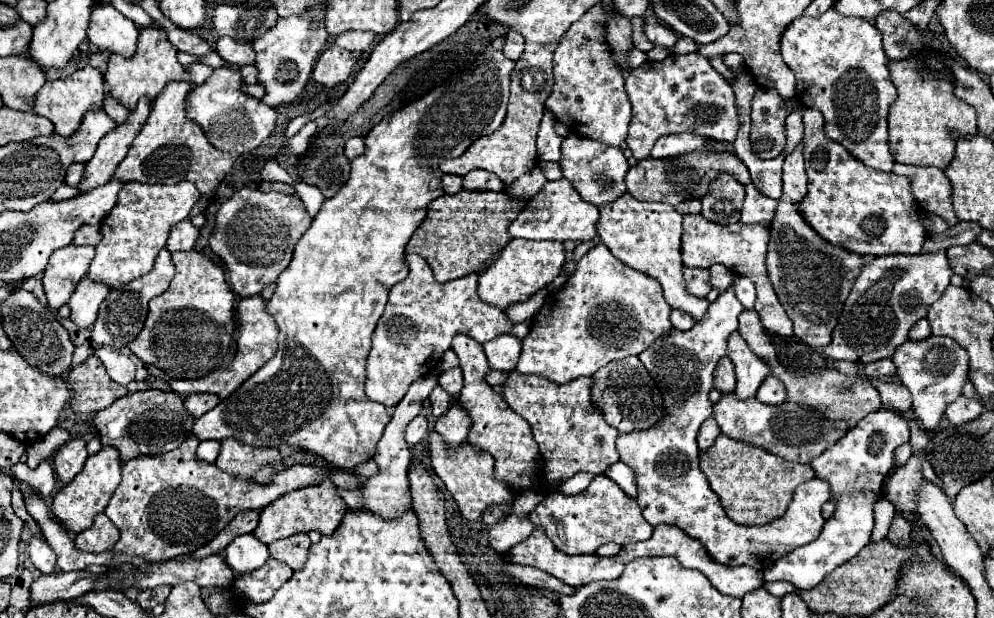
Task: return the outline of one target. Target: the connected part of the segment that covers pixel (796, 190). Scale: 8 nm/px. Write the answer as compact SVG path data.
M798 145L784 159L784 189L778 199L776 217L770 225L770 243L766 269L768 277L774 285L774 291L786 309L788 317L794 323L794 335L804 343L822 351L832 341L832 331L838 323L844 301L860 275L860 267L864 265L864 257L842 247L836 247L824 241L802 217L800 203L806 197L806 171L802 145Z

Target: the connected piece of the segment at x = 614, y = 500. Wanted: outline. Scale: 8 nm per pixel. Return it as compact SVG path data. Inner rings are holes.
M596 475L588 489L584 489L580 495L548 495L548 499L538 503L528 515L528 521L532 521L534 527L544 527L548 539L566 555L596 553L600 545L610 541L618 545L644 541L654 529L646 519L642 519L642 511L638 509L636 501L628 499L628 495L624 495L624 491L606 475ZM592 493L596 493L596 499L590 497Z

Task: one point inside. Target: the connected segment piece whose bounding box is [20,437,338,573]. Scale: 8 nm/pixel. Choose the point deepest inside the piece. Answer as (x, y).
(168, 505)

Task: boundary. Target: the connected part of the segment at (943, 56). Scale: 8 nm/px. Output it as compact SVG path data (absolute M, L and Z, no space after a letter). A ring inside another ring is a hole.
M924 49L922 61L920 53L914 53L910 59L902 61L888 61L892 83L898 91L896 101L890 105L888 111L888 135L890 135L890 151L898 163L910 163L910 165L934 165L938 169L944 169L952 157L954 157L954 131L958 133L970 133L976 135L976 109L972 109L968 103L958 99L954 95L954 73L948 71L946 59L950 59L948 51L944 49Z

